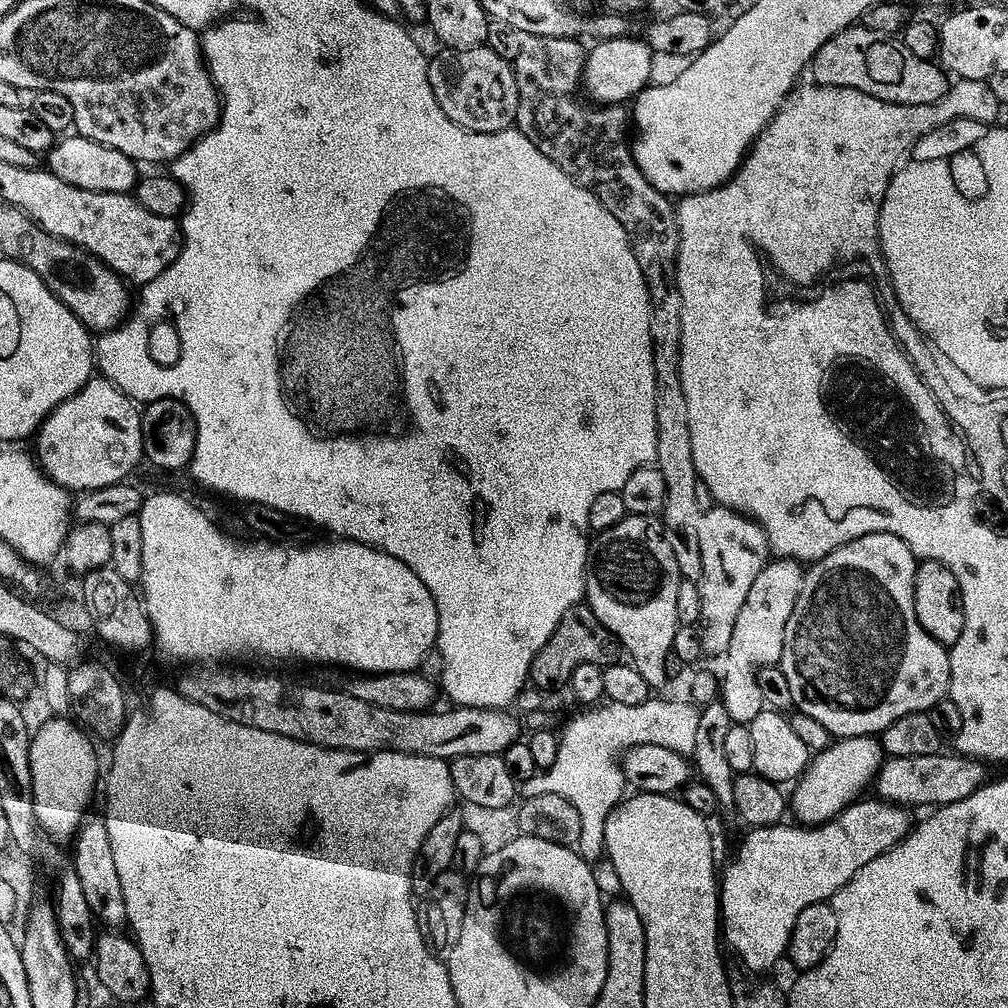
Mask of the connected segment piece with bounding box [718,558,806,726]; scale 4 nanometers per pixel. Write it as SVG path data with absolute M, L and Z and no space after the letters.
M773 559L762 574L758 574L746 598L746 606L742 606L742 614L738 614L734 638L730 638L730 650L723 661L724 676L722 672L722 683L718 688L719 699L726 706L726 714L730 714L733 725L750 726L758 714L766 711L762 690L758 687L760 669L779 665L786 642L784 631L790 626L796 599L802 594L805 571L805 565L798 560Z

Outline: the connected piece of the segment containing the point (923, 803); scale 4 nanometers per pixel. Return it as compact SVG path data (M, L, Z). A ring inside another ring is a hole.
M959 754L951 755L889 759L880 769L880 774L874 781L875 795L879 799L901 808L917 810L916 808L929 807L928 809L931 809L933 806L962 802L989 783L990 776L984 769L987 767L981 761ZM931 804L936 805L931 806Z

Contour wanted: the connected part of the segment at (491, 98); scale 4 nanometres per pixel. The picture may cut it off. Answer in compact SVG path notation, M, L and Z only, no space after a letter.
M492 46L475 48L474 50L441 51L441 56L432 56L428 73L430 74L430 90L434 90L434 98L438 106L442 106L442 114L450 118L459 128L468 132L477 132L483 136L497 136L500 132L509 131L515 125L518 114L518 82L513 65L504 61Z

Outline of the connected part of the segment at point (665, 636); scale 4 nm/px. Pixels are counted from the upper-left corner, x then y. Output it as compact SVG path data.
M629 515L622 522L618 522L618 526L614 526L610 530L599 533L599 535L591 541L588 549L586 603L589 608L594 610L594 614L602 622L602 626L606 626L606 630L610 630L610 634L616 637L616 641L619 642L621 649L626 653L627 659L630 661L632 667L638 670L638 674L642 674L642 678L646 678L646 682L653 690L660 690L668 681L665 671L666 658L669 658L669 656L672 655L672 647L674 646L676 631L682 626L678 622L678 590L680 589L681 579L678 558L674 558L674 550L670 550L670 542L664 537L663 523L654 516Z

